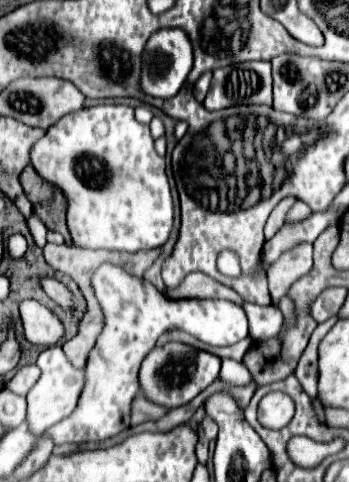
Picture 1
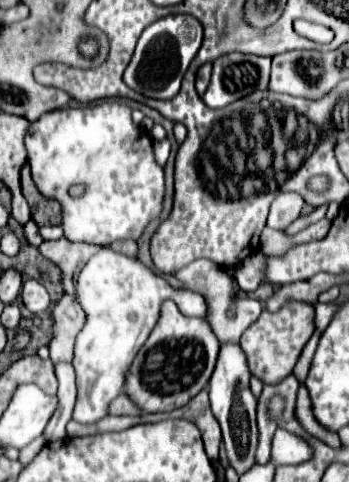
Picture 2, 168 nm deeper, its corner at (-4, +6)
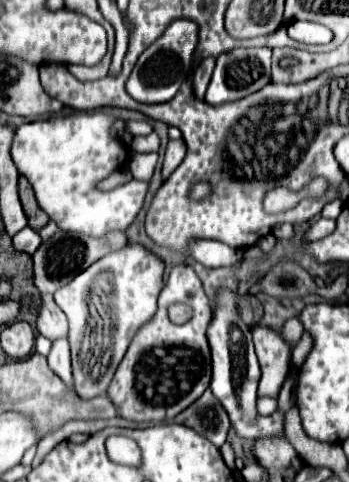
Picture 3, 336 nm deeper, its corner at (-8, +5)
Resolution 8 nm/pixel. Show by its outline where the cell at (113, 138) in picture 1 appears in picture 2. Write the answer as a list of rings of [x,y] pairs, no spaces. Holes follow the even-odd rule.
[[[106,100],[96,106],[62,108],[48,112],[36,124],[30,124],[30,132],[26,134],[24,144],[36,186],[46,198],[54,198],[62,204],[62,228],[68,240],[98,246],[106,246],[116,240],[138,240],[148,224],[162,214],[166,194],[164,166],[160,166],[154,158],[154,142],[150,134],[132,120],[130,106]],[[76,184],[82,184],[86,188],[78,198],[68,194],[70,186]]]

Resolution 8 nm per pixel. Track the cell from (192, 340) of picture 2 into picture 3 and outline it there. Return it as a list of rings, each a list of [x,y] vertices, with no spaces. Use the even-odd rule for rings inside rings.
[[[182,261],[174,265],[168,285],[158,297],[156,315],[138,329],[108,387],[106,395],[118,409],[118,417],[136,423],[174,419],[208,389],[212,361],[206,329],[210,319],[210,299],[206,297],[192,263]],[[168,303],[188,303],[192,317],[182,325],[172,323],[168,319]]]

